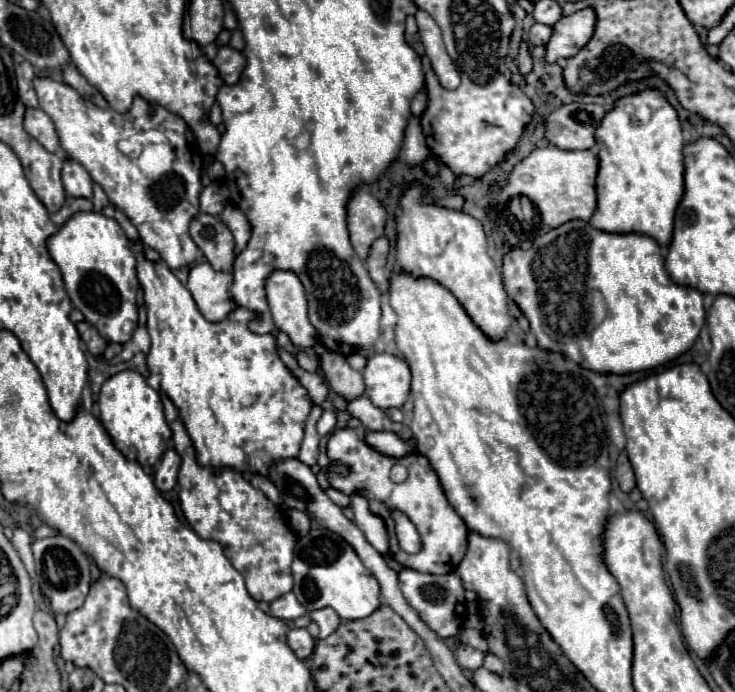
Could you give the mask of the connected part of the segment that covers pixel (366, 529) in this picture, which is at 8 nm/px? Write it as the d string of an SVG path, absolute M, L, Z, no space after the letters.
M352 495L352 511L354 511L354 523L364 533L368 543L382 555L388 553L388 537L384 521L368 511L368 499L362 495Z

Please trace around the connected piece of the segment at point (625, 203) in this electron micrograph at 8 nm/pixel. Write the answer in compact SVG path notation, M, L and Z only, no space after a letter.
M650 87L618 99L602 117L594 137L598 149L598 207L590 225L608 233L644 233L660 245L668 245L674 211L684 193L684 139L678 113L668 97Z

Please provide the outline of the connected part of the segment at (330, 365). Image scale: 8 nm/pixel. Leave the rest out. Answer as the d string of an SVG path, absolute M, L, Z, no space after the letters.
M326 349L326 353L320 357L320 369L326 383L346 401L356 399L364 393L362 373L354 371L340 353L332 353L330 349Z

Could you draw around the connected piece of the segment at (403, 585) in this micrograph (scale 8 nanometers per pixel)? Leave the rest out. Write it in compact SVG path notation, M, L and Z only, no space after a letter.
M402 569L398 575L400 591L408 605L420 615L420 619L438 635L438 637L454 637L460 627L464 625L466 617L466 599L464 599L464 585L456 573L446 573L440 577L432 577L430 573L416 573L414 569Z

